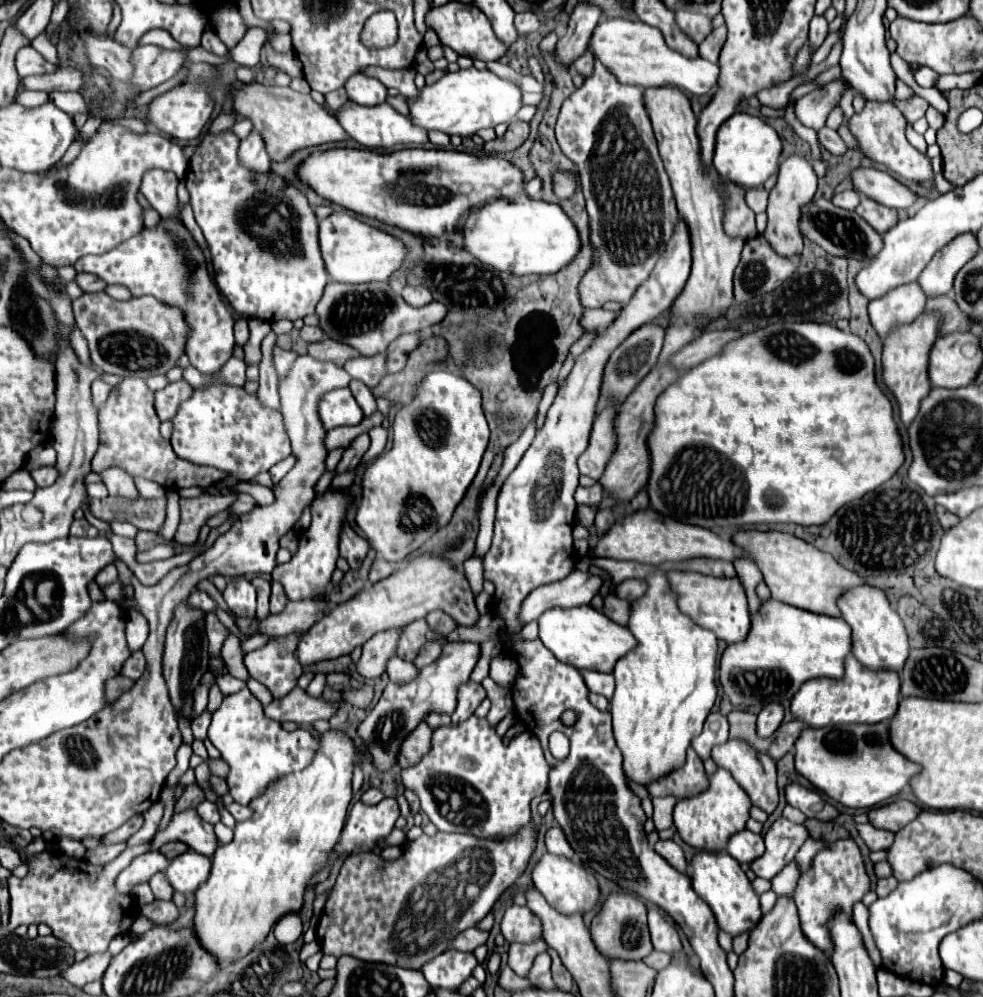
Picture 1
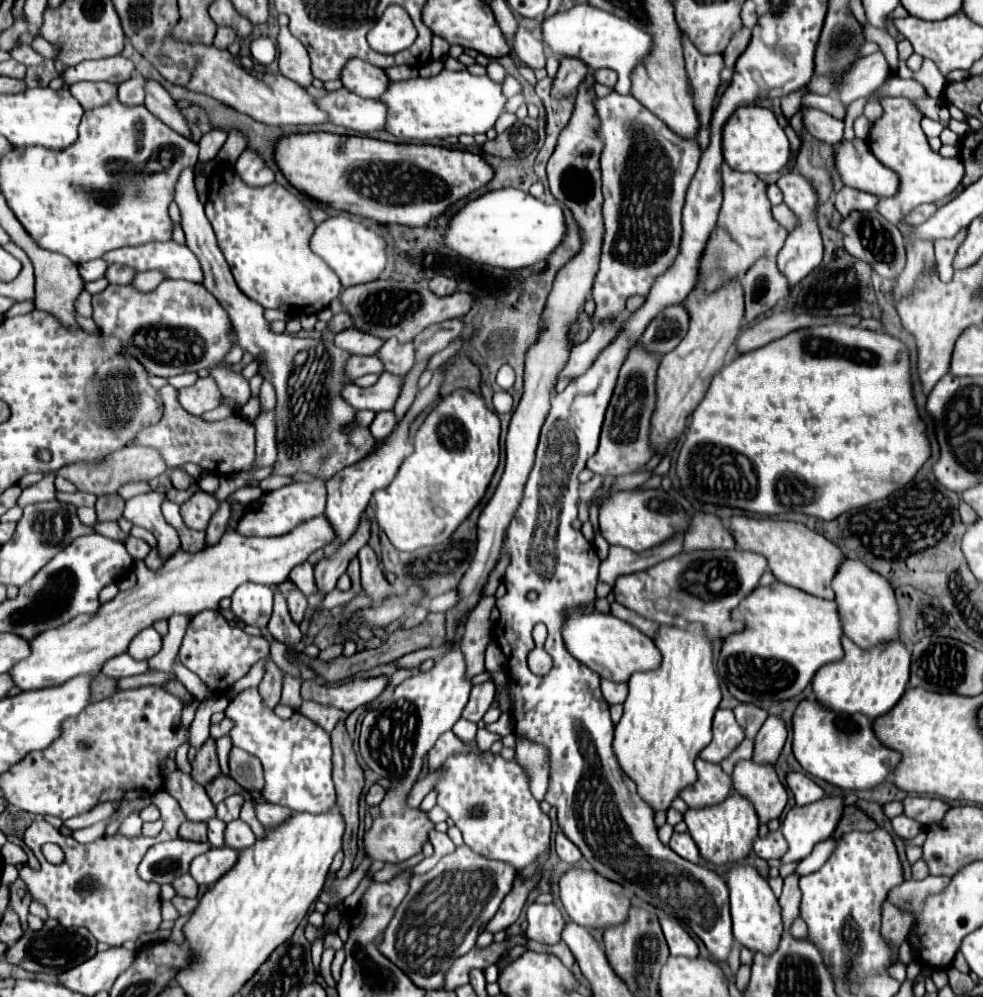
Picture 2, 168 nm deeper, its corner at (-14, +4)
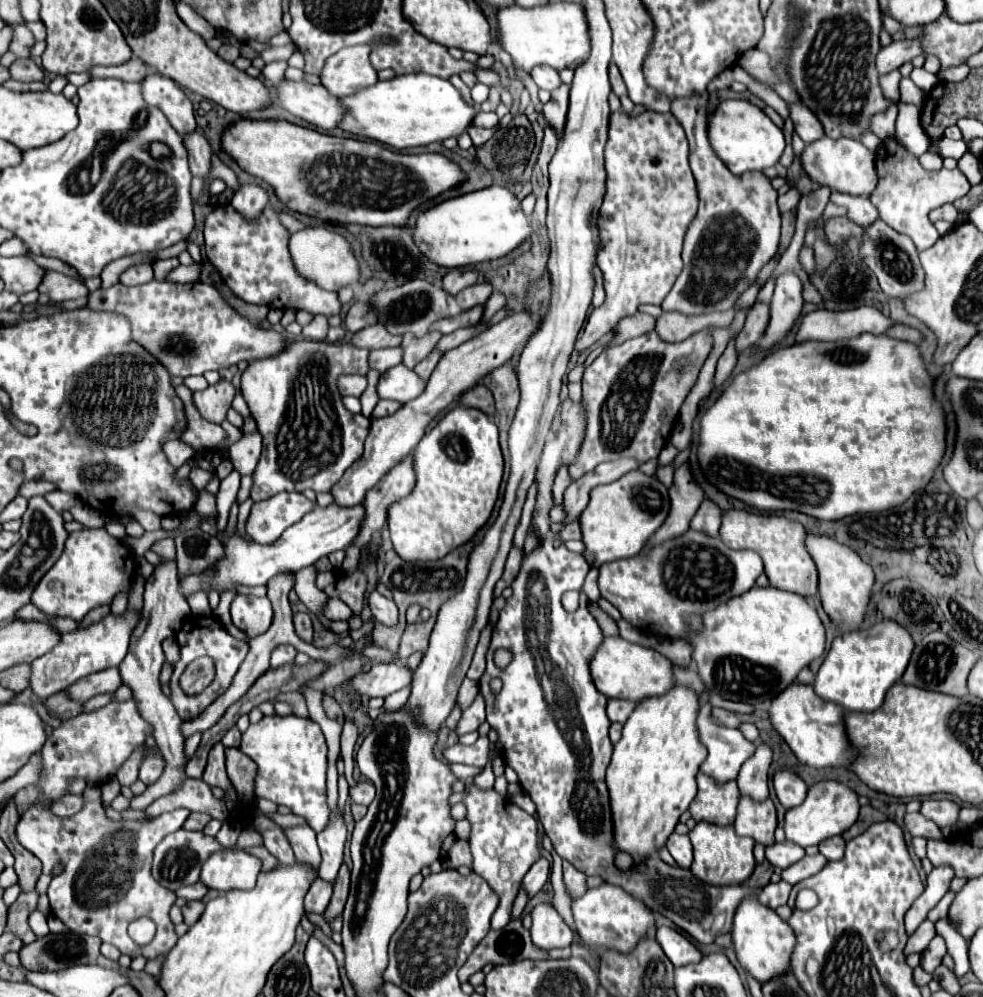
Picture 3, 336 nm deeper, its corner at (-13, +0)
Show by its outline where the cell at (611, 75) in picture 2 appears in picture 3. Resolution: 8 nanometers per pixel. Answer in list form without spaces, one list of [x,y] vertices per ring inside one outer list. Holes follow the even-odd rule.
[[[611,62],[611,64],[609,64],[609,80],[611,80],[611,88],[613,88],[613,92],[615,92],[617,96],[627,94],[625,82],[623,82],[623,78],[621,78],[619,68],[617,68],[617,64],[615,64],[615,62]]]

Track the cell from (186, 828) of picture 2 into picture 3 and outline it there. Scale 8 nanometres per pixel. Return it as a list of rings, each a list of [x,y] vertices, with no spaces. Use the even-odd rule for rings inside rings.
[[[193,812],[193,814],[187,818],[183,830],[197,830],[197,832],[201,832],[209,820],[211,820],[209,814],[197,814],[197,812]]]

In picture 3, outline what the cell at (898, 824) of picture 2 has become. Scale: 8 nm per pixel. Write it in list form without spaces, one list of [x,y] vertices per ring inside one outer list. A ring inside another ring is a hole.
[[[915,812],[915,814],[905,814],[905,828],[909,830],[911,836],[923,836],[923,838],[943,840],[943,834],[941,834],[941,830],[937,828],[937,824],[931,822],[929,818],[923,818],[919,812]]]

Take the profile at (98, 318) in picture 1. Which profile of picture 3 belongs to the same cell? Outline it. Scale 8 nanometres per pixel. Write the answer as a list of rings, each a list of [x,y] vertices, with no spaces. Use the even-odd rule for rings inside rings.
[[[159,280],[133,286],[133,288],[115,284],[111,288],[105,288],[105,290],[99,288],[91,292],[87,300],[87,308],[97,310],[97,312],[115,312],[115,314],[125,316],[131,322],[133,342],[149,350],[149,354],[153,354],[157,362],[161,362],[171,376],[181,376],[181,378],[199,376],[207,370],[223,370],[241,360],[273,356],[287,344],[287,338],[283,334],[275,330],[265,330],[265,328],[259,330],[251,322],[241,318],[227,302],[223,302],[221,294],[211,284],[205,284],[205,282],[195,282],[195,290],[193,290],[193,284],[171,284],[171,282],[159,282]]]

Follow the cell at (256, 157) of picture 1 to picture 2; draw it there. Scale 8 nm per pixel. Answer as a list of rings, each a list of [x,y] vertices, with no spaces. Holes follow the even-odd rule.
[[[244,150],[244,154],[236,162],[238,176],[248,184],[248,186],[268,186],[274,182],[274,172],[252,152]]]

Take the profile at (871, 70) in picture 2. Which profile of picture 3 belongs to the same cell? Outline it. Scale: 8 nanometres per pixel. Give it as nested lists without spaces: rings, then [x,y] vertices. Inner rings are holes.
[[[917,38],[891,42],[887,48],[881,48],[877,54],[877,72],[879,76],[889,74],[891,70],[897,70],[901,64],[909,62],[919,54],[921,54],[921,44],[917,42]]]

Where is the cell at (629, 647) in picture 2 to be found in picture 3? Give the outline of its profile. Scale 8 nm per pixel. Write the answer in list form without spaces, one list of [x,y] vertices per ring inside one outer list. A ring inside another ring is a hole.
[[[605,636],[601,646],[597,646],[595,654],[591,656],[589,668],[597,690],[609,698],[627,698],[637,702],[639,698],[645,698],[645,696],[665,694],[673,686],[669,658],[665,658],[653,648],[627,642],[621,636]]]

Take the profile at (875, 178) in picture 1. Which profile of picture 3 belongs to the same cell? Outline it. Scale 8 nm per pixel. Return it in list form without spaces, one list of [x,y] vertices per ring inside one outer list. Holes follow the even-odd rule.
[[[821,138],[809,144],[801,156],[805,172],[819,184],[829,186],[831,190],[853,194],[853,196],[869,196],[877,188],[877,172],[875,172],[875,154],[865,148],[859,140],[851,138]]]

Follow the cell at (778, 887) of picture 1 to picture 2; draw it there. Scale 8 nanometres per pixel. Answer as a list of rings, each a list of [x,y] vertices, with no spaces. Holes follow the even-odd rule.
[[[828,838],[828,840],[824,840],[824,842],[818,842],[818,844],[814,846],[812,854],[810,854],[806,860],[800,862],[800,866],[798,866],[796,872],[798,872],[800,876],[806,876],[806,874],[818,870],[818,868],[830,858],[830,854],[834,852],[834,848],[836,848],[836,840],[834,840],[834,838]]]

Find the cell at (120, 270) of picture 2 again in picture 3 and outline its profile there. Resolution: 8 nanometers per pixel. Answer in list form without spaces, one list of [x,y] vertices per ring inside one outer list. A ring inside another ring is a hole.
[[[135,264],[135,266],[127,268],[119,278],[119,282],[125,286],[139,286],[139,284],[147,284],[151,280],[153,280],[151,264]]]

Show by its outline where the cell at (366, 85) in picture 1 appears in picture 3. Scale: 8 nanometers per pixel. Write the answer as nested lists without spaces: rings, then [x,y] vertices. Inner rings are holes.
[[[353,46],[343,48],[333,58],[325,62],[321,72],[321,84],[337,98],[353,96],[367,86],[377,84],[377,72],[369,64],[369,54],[373,46]]]

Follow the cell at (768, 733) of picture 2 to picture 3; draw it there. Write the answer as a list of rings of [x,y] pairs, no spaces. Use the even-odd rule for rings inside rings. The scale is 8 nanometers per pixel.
[[[759,742],[755,754],[743,762],[737,784],[741,794],[753,800],[765,800],[769,796],[769,766],[773,762],[773,748],[767,742]]]

